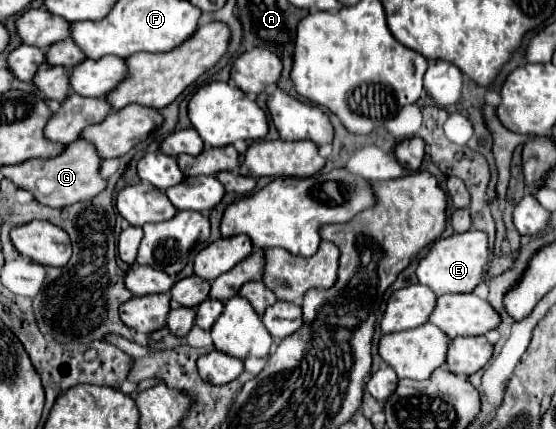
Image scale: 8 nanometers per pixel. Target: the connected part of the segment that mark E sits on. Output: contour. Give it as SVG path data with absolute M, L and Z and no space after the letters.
M467 231L467 233L455 233L449 239L441 239L433 245L429 255L421 259L417 267L419 283L433 289L435 295L445 293L471 293L479 283L485 281L485 267L489 263L489 241L485 231Z

